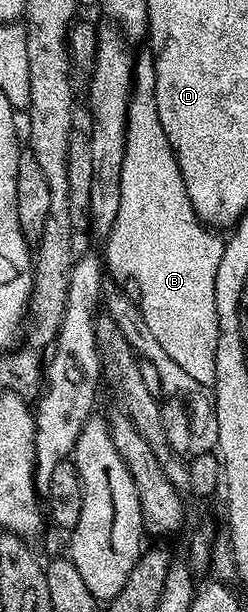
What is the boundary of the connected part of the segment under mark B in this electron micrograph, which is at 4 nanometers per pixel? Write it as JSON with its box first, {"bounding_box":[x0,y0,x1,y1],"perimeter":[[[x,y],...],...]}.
{"bounding_box":[105,53,225,385],"perimeter":[[[144,53],[133,63],[133,90],[131,104],[127,106],[125,161],[121,165],[121,209],[117,209],[117,221],[113,221],[113,229],[105,239],[105,263],[110,270],[112,267],[128,275],[139,286],[137,303],[142,308],[145,323],[162,348],[194,380],[208,385],[214,384],[217,373],[219,318],[215,304],[215,278],[225,246],[224,240],[219,240],[215,235],[218,234],[195,216],[189,193],[185,193],[185,181],[181,177],[177,157],[157,117],[155,56]]]}

